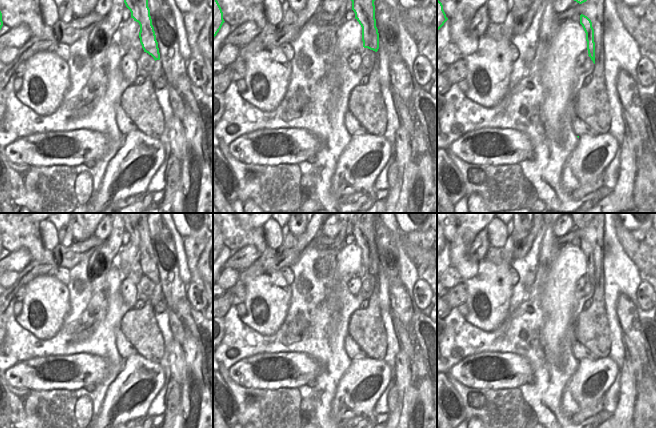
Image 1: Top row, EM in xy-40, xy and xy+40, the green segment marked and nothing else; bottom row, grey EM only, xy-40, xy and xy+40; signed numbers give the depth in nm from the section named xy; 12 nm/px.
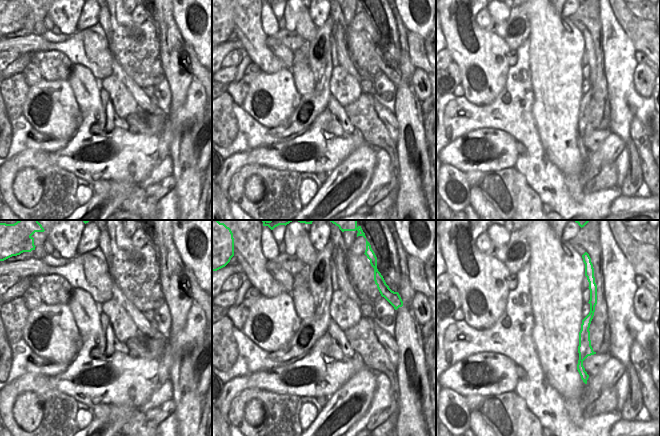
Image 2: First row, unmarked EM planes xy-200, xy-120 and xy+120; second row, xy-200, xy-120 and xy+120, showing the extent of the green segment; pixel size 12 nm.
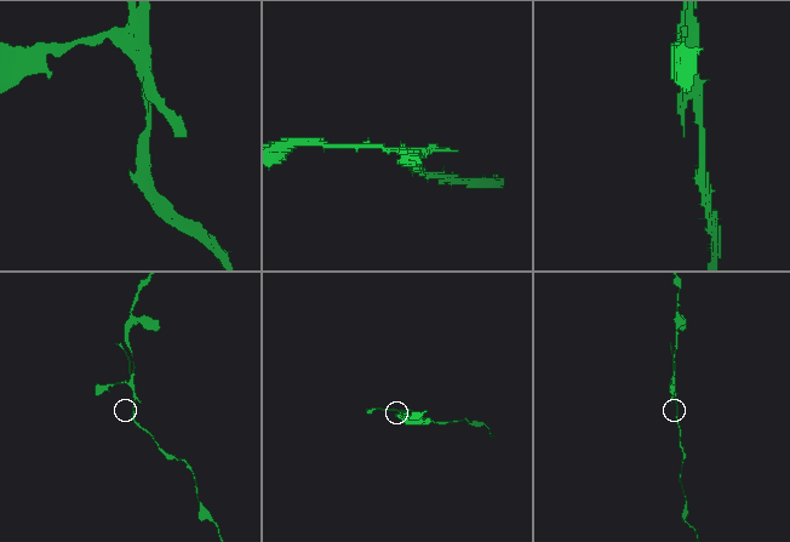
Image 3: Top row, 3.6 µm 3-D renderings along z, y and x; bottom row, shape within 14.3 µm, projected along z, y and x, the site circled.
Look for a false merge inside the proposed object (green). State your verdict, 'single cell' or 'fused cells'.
fused cells

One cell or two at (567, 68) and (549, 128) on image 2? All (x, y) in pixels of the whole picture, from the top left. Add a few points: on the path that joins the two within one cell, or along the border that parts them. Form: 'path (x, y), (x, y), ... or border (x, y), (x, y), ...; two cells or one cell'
path (557, 83), (556, 113); one cell

